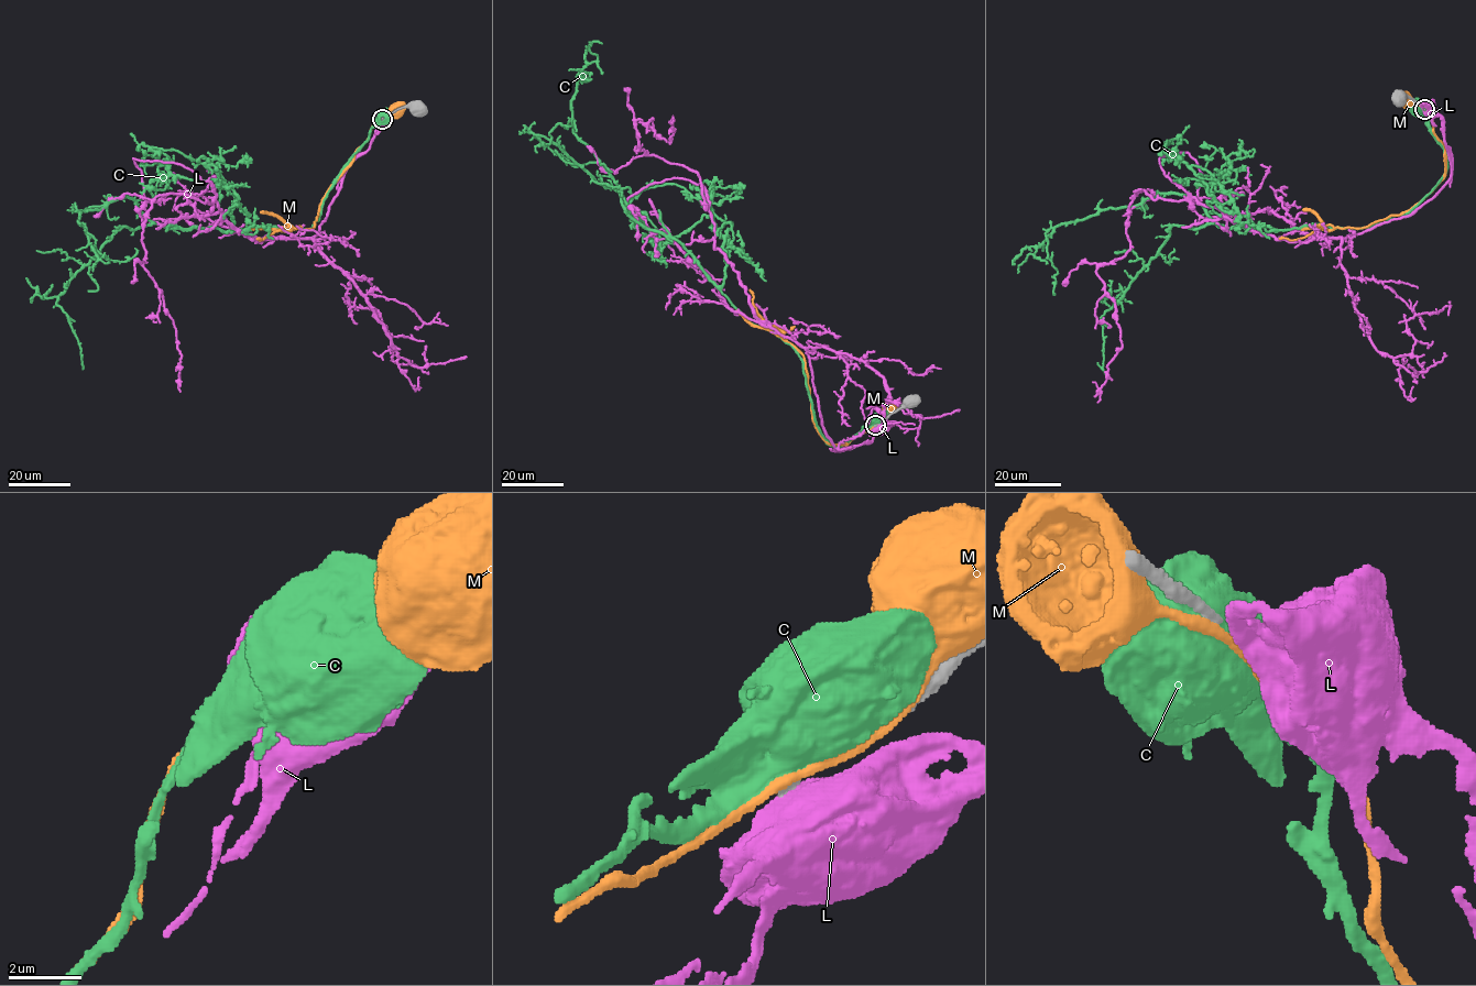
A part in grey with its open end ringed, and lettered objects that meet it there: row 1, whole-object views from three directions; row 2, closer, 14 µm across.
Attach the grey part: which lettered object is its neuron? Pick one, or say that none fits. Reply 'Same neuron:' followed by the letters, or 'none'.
Same neuron: none

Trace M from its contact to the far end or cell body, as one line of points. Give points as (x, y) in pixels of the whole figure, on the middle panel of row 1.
M: (875, 425), (890, 408)

